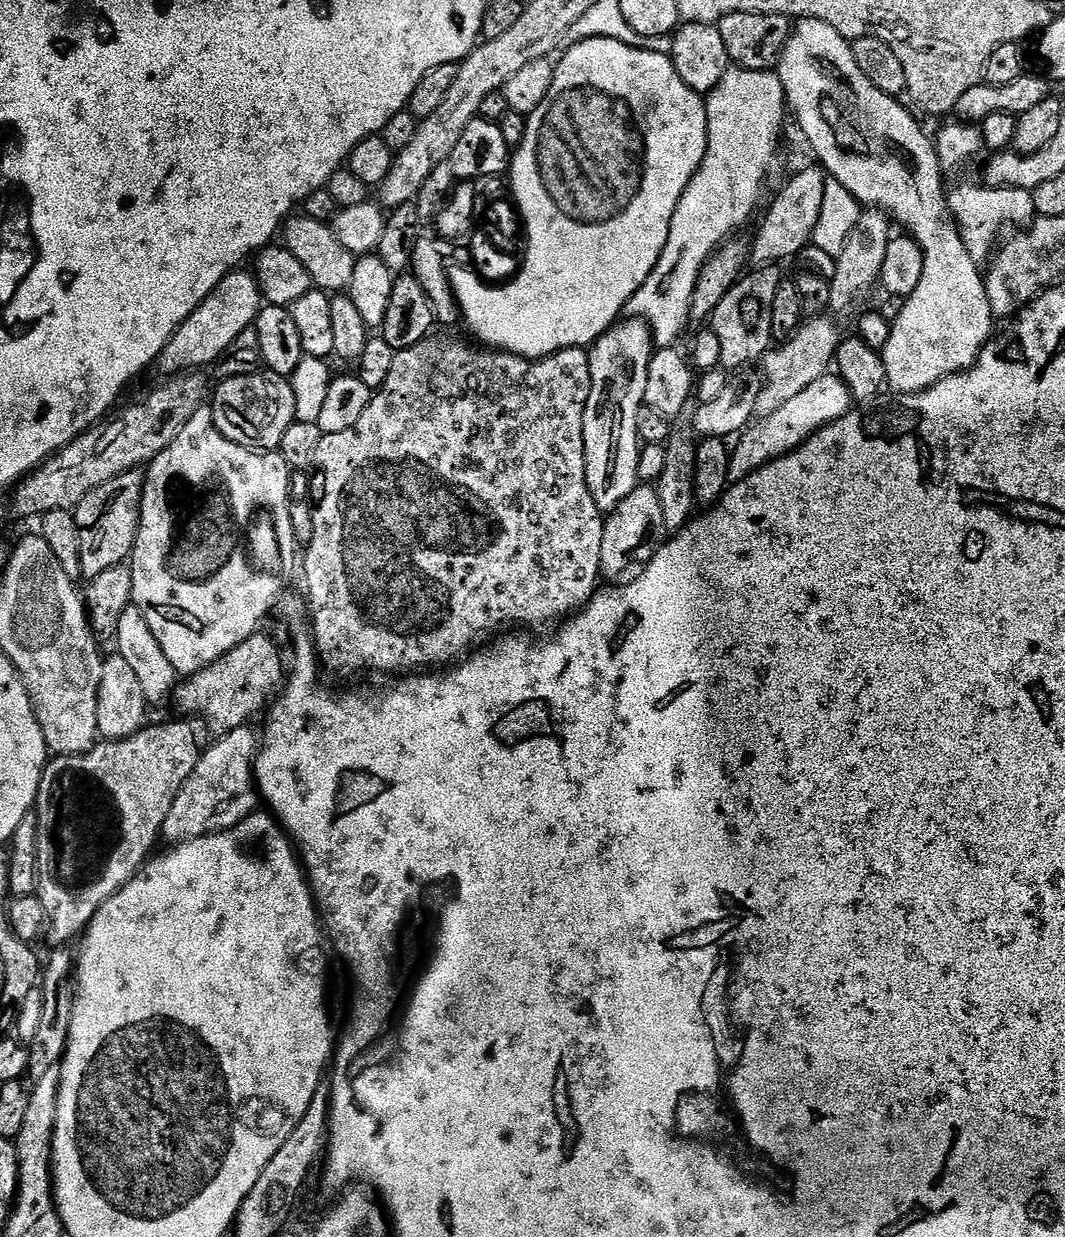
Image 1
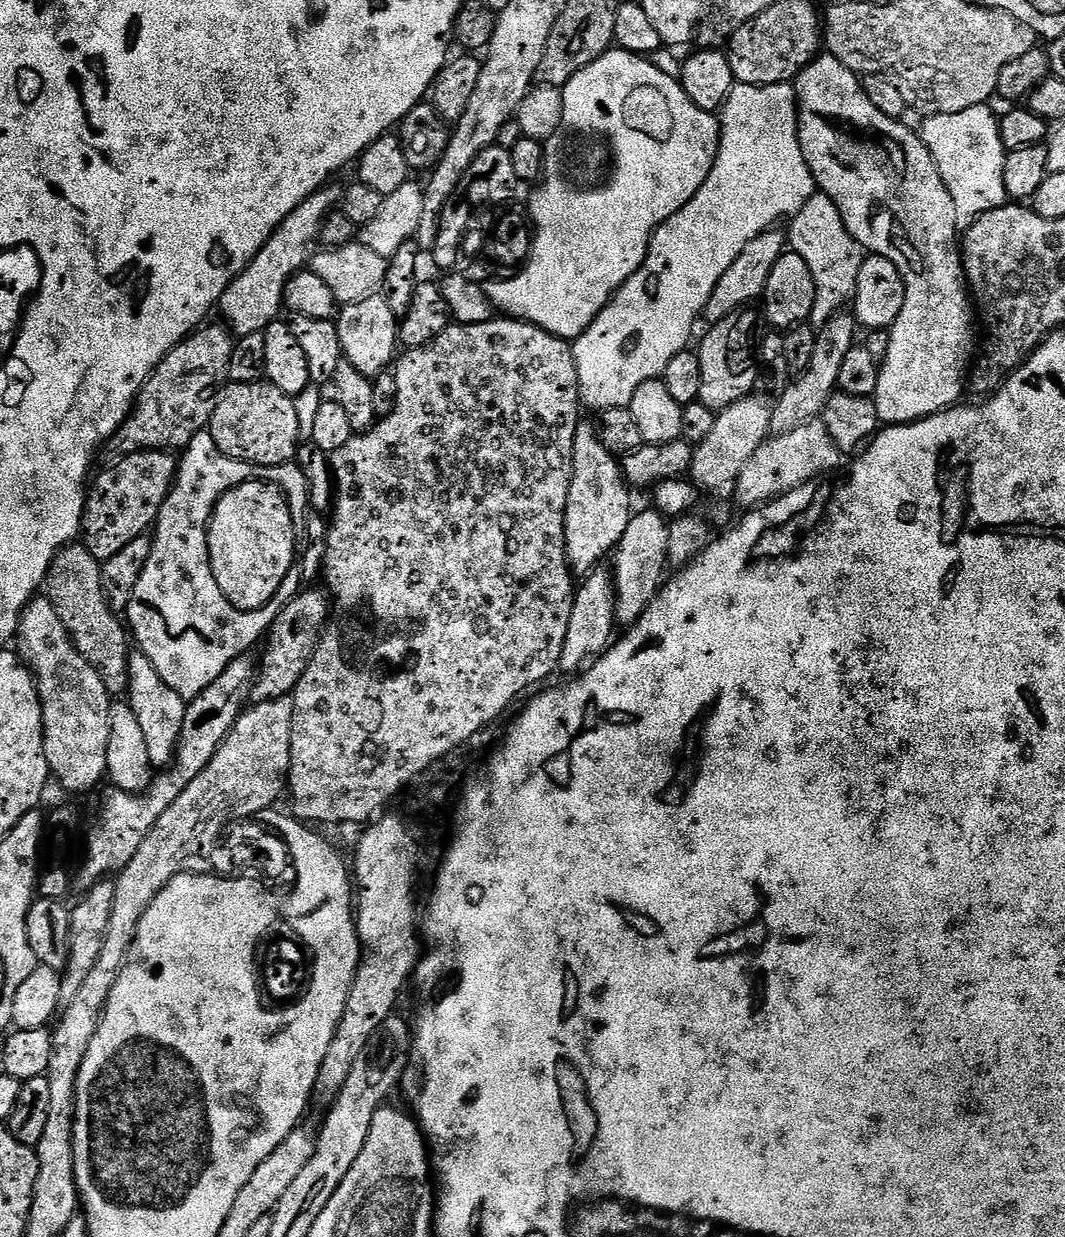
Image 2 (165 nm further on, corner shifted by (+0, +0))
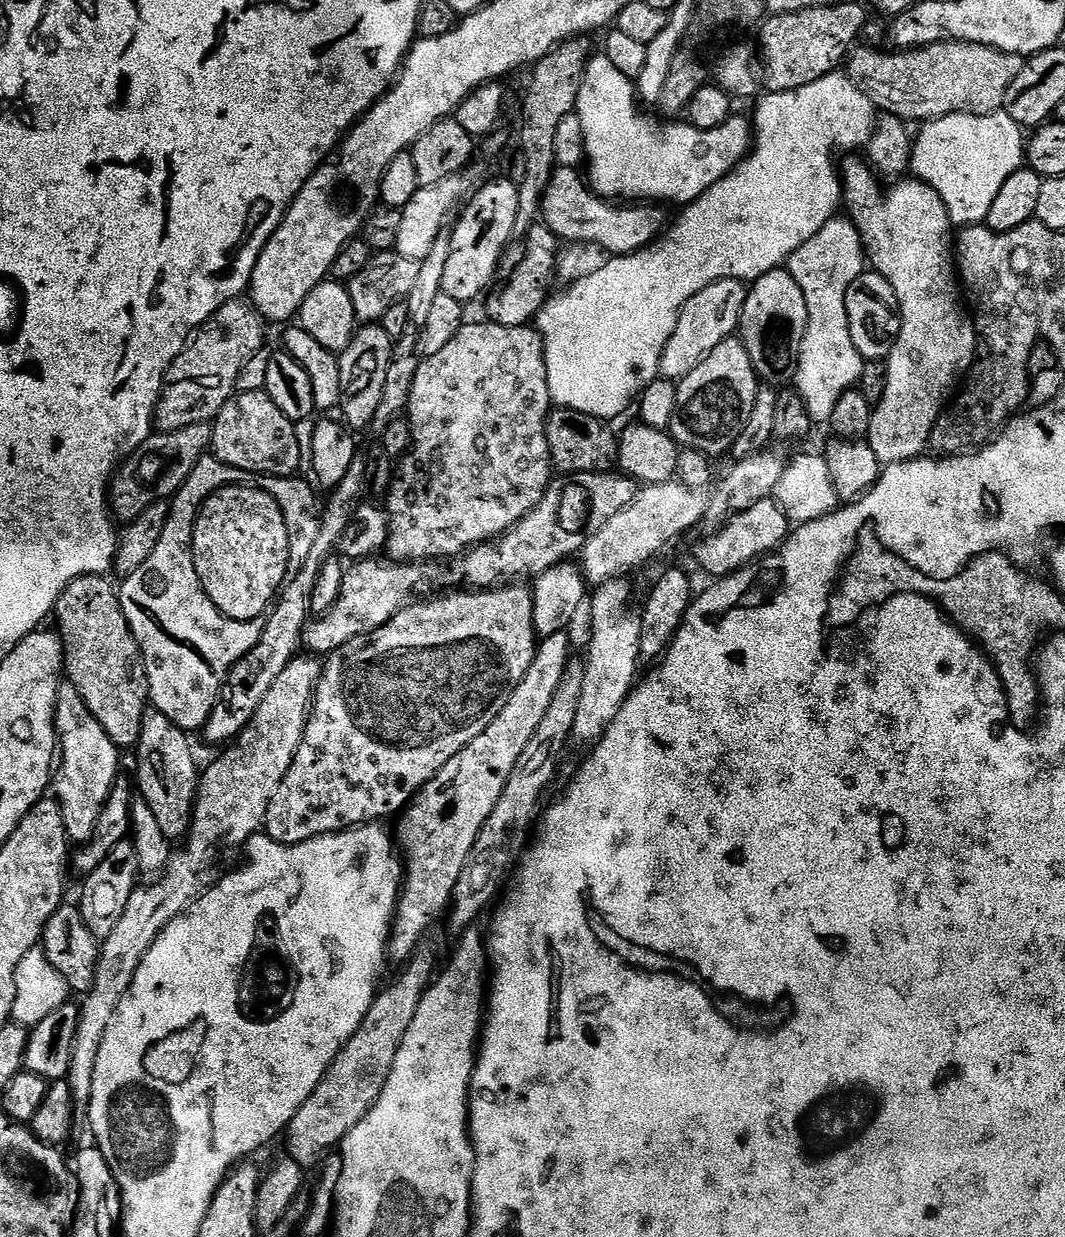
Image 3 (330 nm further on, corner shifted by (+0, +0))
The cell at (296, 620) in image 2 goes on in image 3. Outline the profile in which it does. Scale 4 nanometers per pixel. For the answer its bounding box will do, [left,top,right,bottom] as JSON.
[303,470,637,658]

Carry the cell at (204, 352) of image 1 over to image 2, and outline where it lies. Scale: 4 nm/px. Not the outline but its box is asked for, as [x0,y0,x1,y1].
[218,187,342,337]

